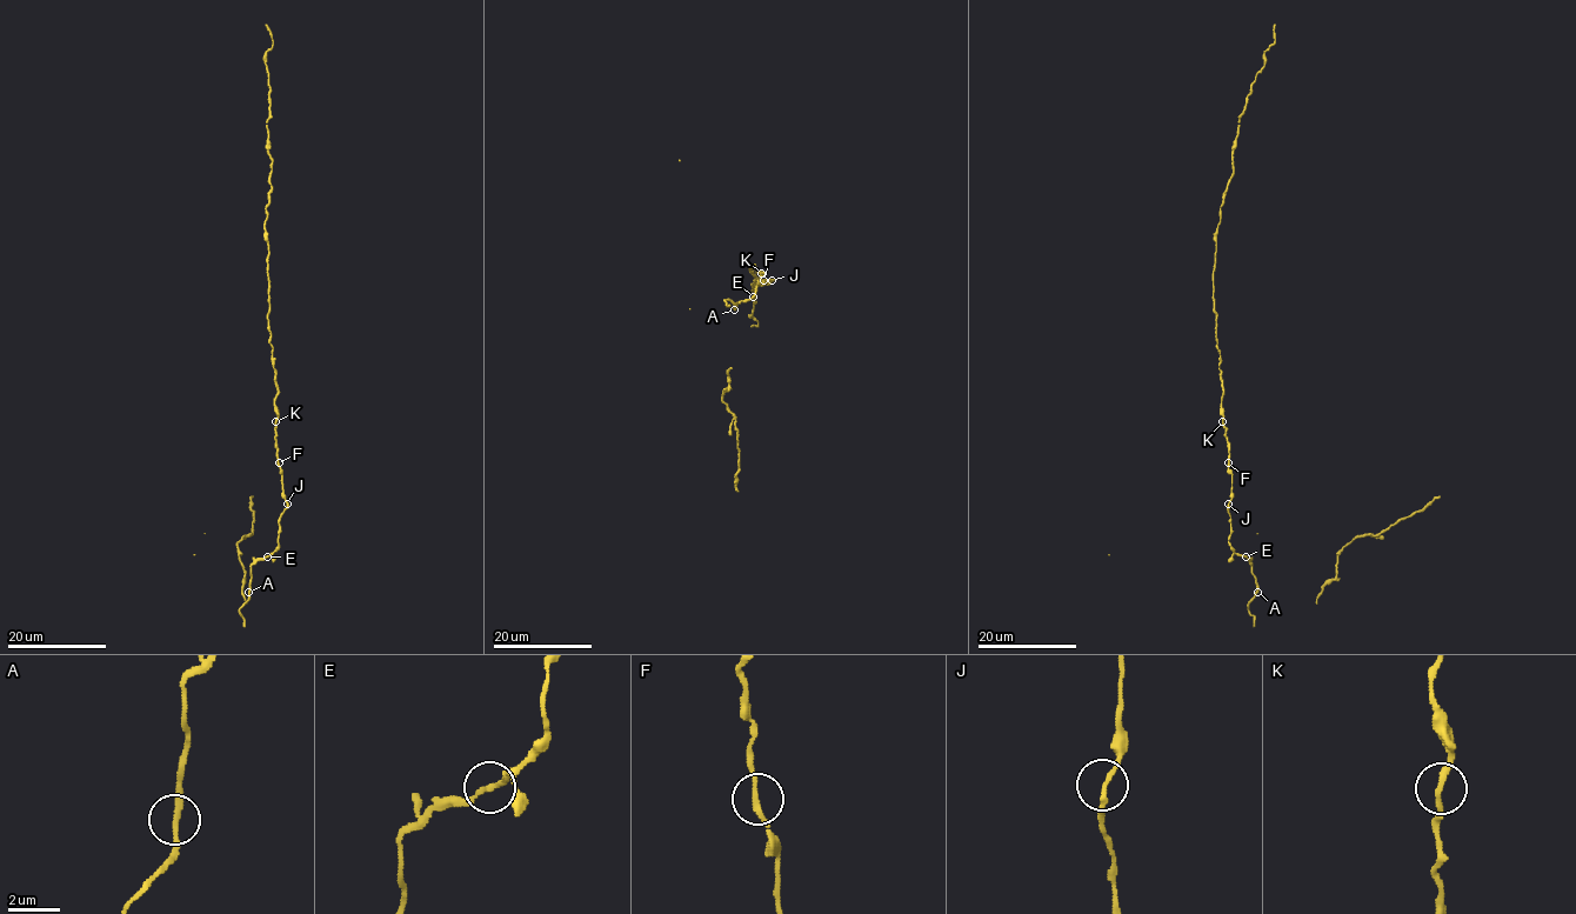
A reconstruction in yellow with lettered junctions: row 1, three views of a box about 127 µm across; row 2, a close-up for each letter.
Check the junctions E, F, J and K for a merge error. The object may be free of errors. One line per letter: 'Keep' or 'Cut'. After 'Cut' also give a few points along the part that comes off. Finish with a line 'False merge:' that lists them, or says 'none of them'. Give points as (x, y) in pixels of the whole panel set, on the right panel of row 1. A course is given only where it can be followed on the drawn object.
E: Keep
F: Keep
J: Keep
K: Keep
False merge: none of them

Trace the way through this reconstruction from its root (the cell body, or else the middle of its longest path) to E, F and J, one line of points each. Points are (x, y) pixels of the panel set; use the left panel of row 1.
E: (275, 429), (276, 465), (287, 508), (280, 518), (279, 545), (267, 556)
F: (275, 429), (279, 462)
J: (275, 429), (276, 465), (282, 475), (282, 496), (287, 504)

